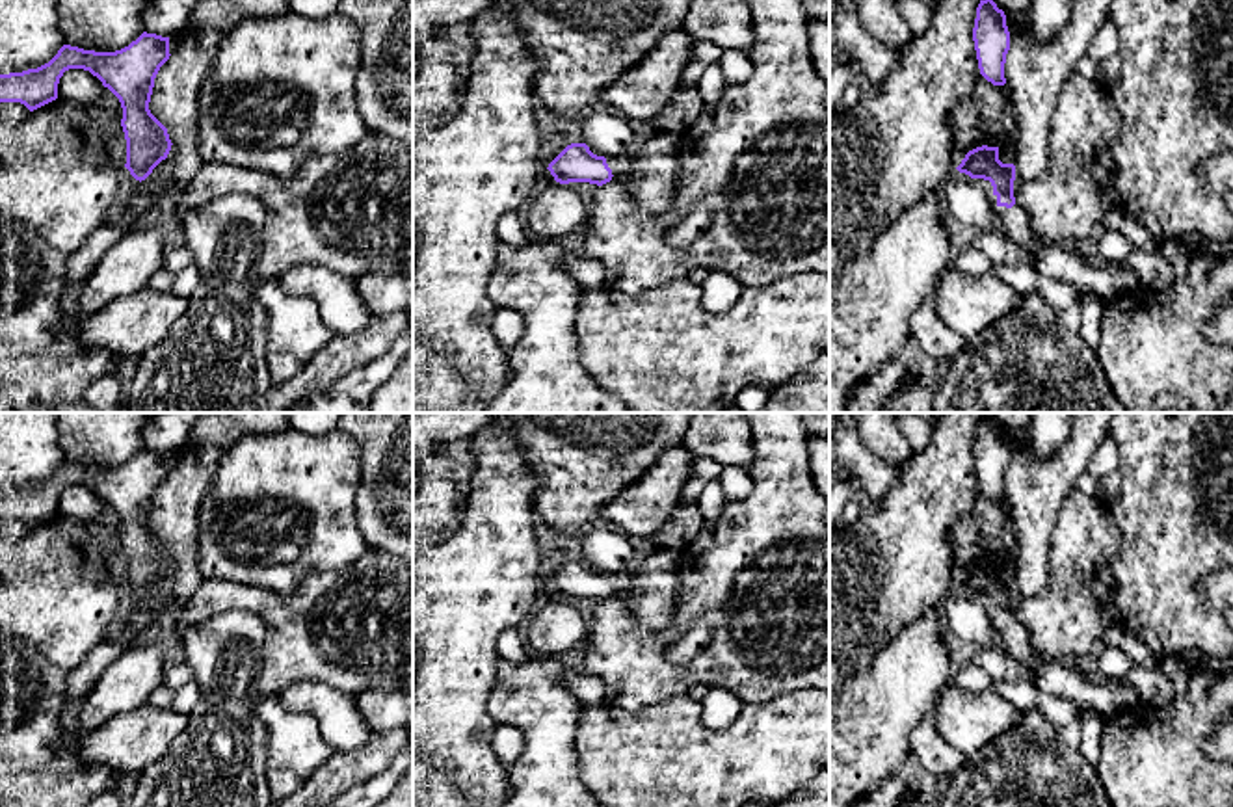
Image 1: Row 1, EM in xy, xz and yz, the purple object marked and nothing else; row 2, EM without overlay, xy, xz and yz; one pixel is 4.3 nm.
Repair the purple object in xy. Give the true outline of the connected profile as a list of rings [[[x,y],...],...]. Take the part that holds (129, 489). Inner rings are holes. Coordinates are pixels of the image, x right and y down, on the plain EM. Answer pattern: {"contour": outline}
{"contour": [[[147,448],[115,469],[63,461],[37,485],[0,491],[0,519],[20,519],[33,528],[58,515],[58,500],[65,487],[89,487],[121,519],[125,584],[141,599],[167,575],[173,562],[167,545],[149,526],[154,495],[169,472],[169,454]]]}

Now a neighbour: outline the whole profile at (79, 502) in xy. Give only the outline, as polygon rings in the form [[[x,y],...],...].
[[[69,485],[58,500],[58,513],[89,526],[102,511],[102,498],[84,485]]]

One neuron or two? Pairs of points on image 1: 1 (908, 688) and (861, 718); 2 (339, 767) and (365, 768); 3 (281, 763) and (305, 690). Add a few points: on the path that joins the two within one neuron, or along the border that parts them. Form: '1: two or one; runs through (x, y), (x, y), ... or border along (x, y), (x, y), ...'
1: one; runs through (897, 692), (873, 714)
2: one; runs through (344, 767), (359, 767)
3: two; border along (276, 696), (287, 709), (307, 713), (328, 744)

